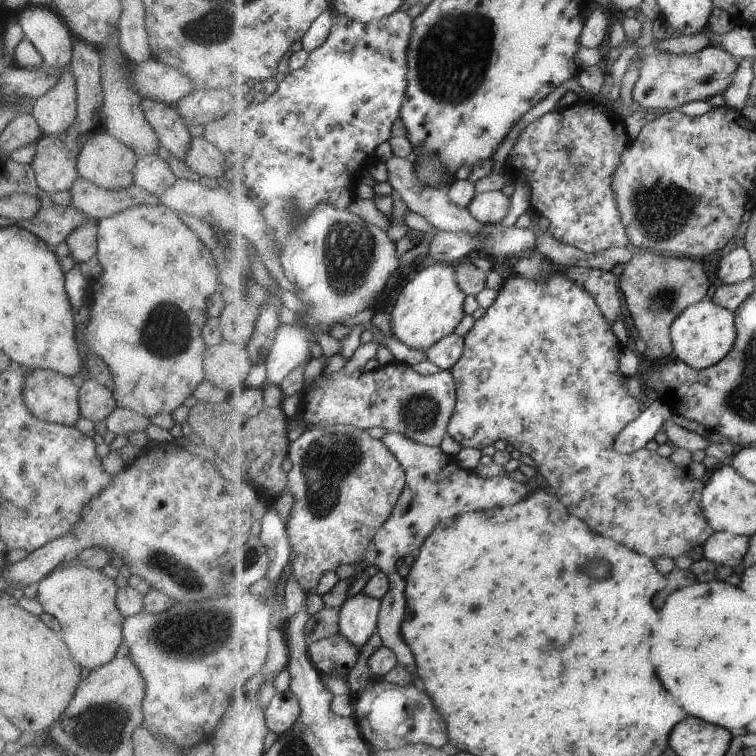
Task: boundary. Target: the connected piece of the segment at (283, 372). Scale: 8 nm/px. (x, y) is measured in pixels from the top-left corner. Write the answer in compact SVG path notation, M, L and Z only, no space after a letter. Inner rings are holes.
M282 324L278 336L266 356L268 378L265 387L277 386L301 364L311 358L311 344L315 340L309 330L291 324Z

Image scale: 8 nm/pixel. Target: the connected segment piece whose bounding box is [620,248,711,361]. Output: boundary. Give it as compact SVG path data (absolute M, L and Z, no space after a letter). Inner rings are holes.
M651 249L637 250L635 257L624 268L620 289L640 337L646 342L647 348L643 353L645 361L665 360L674 356L671 327L685 309L705 299L709 286L711 282L701 259L667 256Z

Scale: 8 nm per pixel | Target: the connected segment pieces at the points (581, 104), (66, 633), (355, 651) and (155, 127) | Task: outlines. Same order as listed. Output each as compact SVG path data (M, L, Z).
M579 99L573 105L568 108L555 108L553 110L539 110L529 118L527 118L520 127L513 134L512 138L507 144L507 148L504 153L507 153L507 162L513 169L516 177L523 176L531 186L532 189L532 207L541 217L545 217L549 220L548 232L561 243L575 246L580 250L587 253L599 254L612 247L627 247L631 245L630 237L624 222L622 221L622 213L620 210L620 204L618 203L618 197L616 190L614 189L614 182L616 173L622 164L622 157L626 152L626 147L629 146L630 138L629 132L627 132L627 124L621 115L613 112L606 111L605 106L594 100L582 100Z
M74 558L64 559L51 573L39 582L37 600L43 608L43 613L51 616L60 625L59 634L68 649L71 659L80 667L88 671L95 671L107 662L114 660L115 652L122 643L122 625L124 619L115 607L116 587L113 580L101 574L101 570L94 570L73 565Z
M341 634L310 644L310 656L316 668L323 674L347 677L359 660L360 649Z
M142 99L140 108L147 123L151 126L153 132L156 133L158 144L169 151L173 157L183 161L192 138L186 128L186 123L178 114L176 108L150 99Z

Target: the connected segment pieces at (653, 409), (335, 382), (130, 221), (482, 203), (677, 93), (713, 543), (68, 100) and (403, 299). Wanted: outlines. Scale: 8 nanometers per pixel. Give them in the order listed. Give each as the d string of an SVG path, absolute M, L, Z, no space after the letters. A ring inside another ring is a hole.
M656 399L636 420L621 430L613 447L621 454L634 454L645 449L645 446L662 432L665 424L674 416L673 408L670 408L662 399Z
M396 362L389 364L388 366L381 366L371 372L359 371L351 374L345 374L341 369L331 375L323 374L311 387L307 388L307 392L304 392L302 398L305 398L305 402L301 405L301 415L304 419L305 424L309 424L309 427L321 425L323 427L328 425L354 425L356 428L362 429L363 431L368 428L380 427L385 429L389 433L398 433L402 436L413 440L413 443L426 445L429 447L442 447L445 441L445 436L448 436L448 427L454 413L456 412L456 405L458 404L458 385L456 377L451 373L451 369L443 369L435 375L426 375L423 377L420 373L417 373L412 366Z
M156 201L151 205L141 204L128 210L117 212L108 218L100 219L96 222L96 258L100 265L99 277L90 283L88 297L90 306L90 316L83 327L76 324L75 344L81 356L81 361L87 359L88 354L95 354L106 368L110 370L110 380L112 381L112 393L116 407L128 409L140 416L150 419L159 413L173 413L184 401L193 393L193 390L204 381L203 356L205 346L201 340L201 324L207 321L206 303L221 286L218 278L218 267L209 253L209 250L201 243L201 240L189 229L177 216L174 211L166 208Z
M488 191L477 194L471 202L468 210L483 223L499 223L509 213L510 198L503 192Z
M654 42L645 50L647 53L641 56L639 60L639 75L632 91L633 100L642 107L643 111L675 111L692 101L708 101L715 95L723 94L729 88L729 84L733 80L733 74L737 70L737 60L729 52L716 45L707 46L694 54L671 53L670 51L659 49L657 46L659 44Z
M715 531L701 546L704 559L708 559L717 565L724 564L734 570L739 570L742 568L744 557L749 551L749 540L750 537L746 535Z
M70 68L63 69L60 72L57 82L48 92L40 95L35 99L29 110L29 113L34 117L37 127L40 129L41 135L57 135L64 132L73 124L76 116L76 83L74 75Z
M436 263L417 269L415 278L402 290L392 310L393 332L396 338L411 349L429 351L437 342L453 335L465 318L463 306L467 296L459 287L456 266Z

